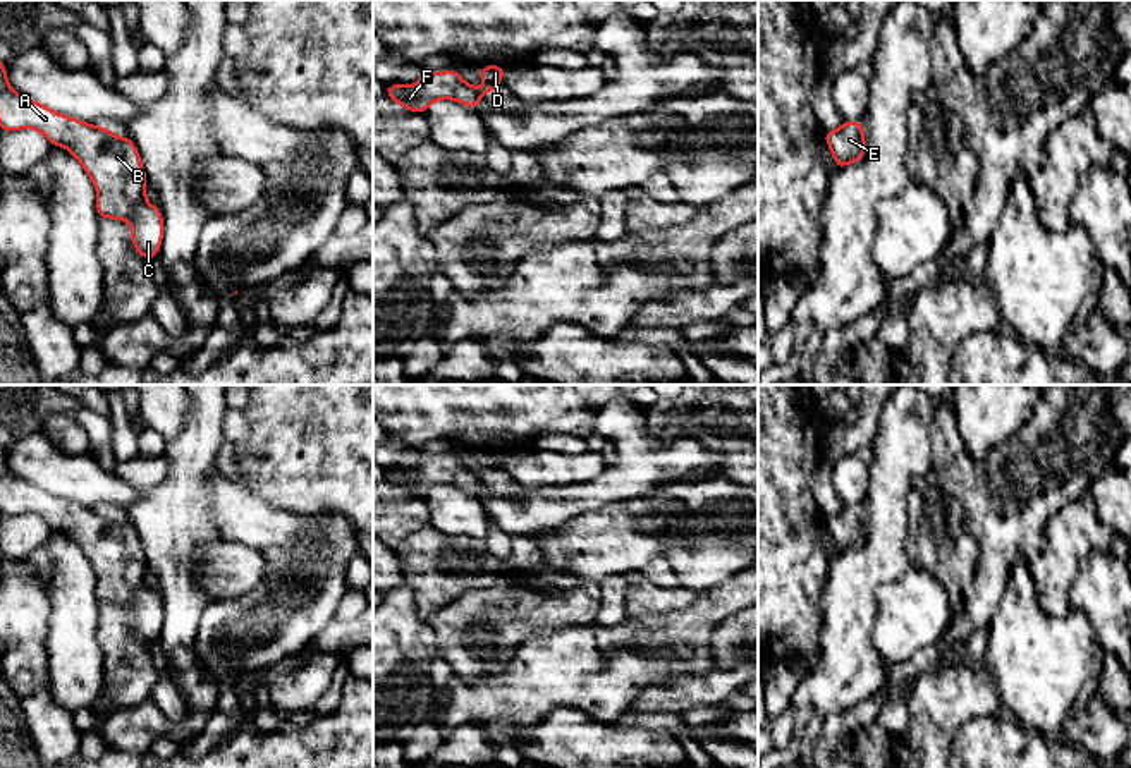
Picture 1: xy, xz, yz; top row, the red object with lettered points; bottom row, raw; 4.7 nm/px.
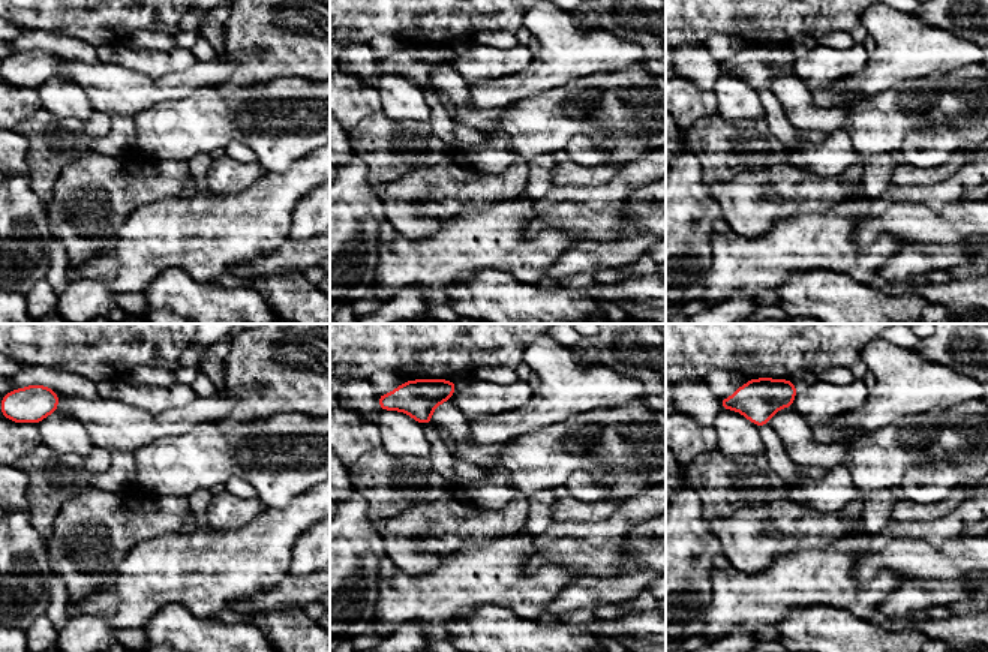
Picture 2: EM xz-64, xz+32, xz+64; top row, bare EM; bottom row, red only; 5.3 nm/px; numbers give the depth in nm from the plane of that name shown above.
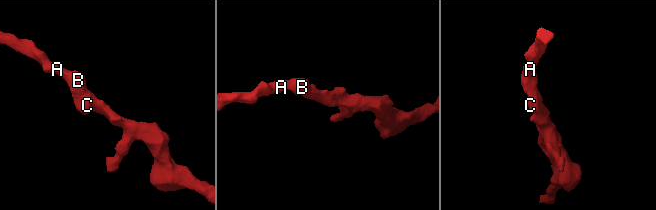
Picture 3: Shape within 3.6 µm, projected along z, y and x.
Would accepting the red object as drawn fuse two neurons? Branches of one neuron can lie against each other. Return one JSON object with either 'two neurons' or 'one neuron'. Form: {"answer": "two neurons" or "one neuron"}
{"answer": "one neuron"}

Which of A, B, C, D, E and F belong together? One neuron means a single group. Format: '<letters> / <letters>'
A B C D E F

